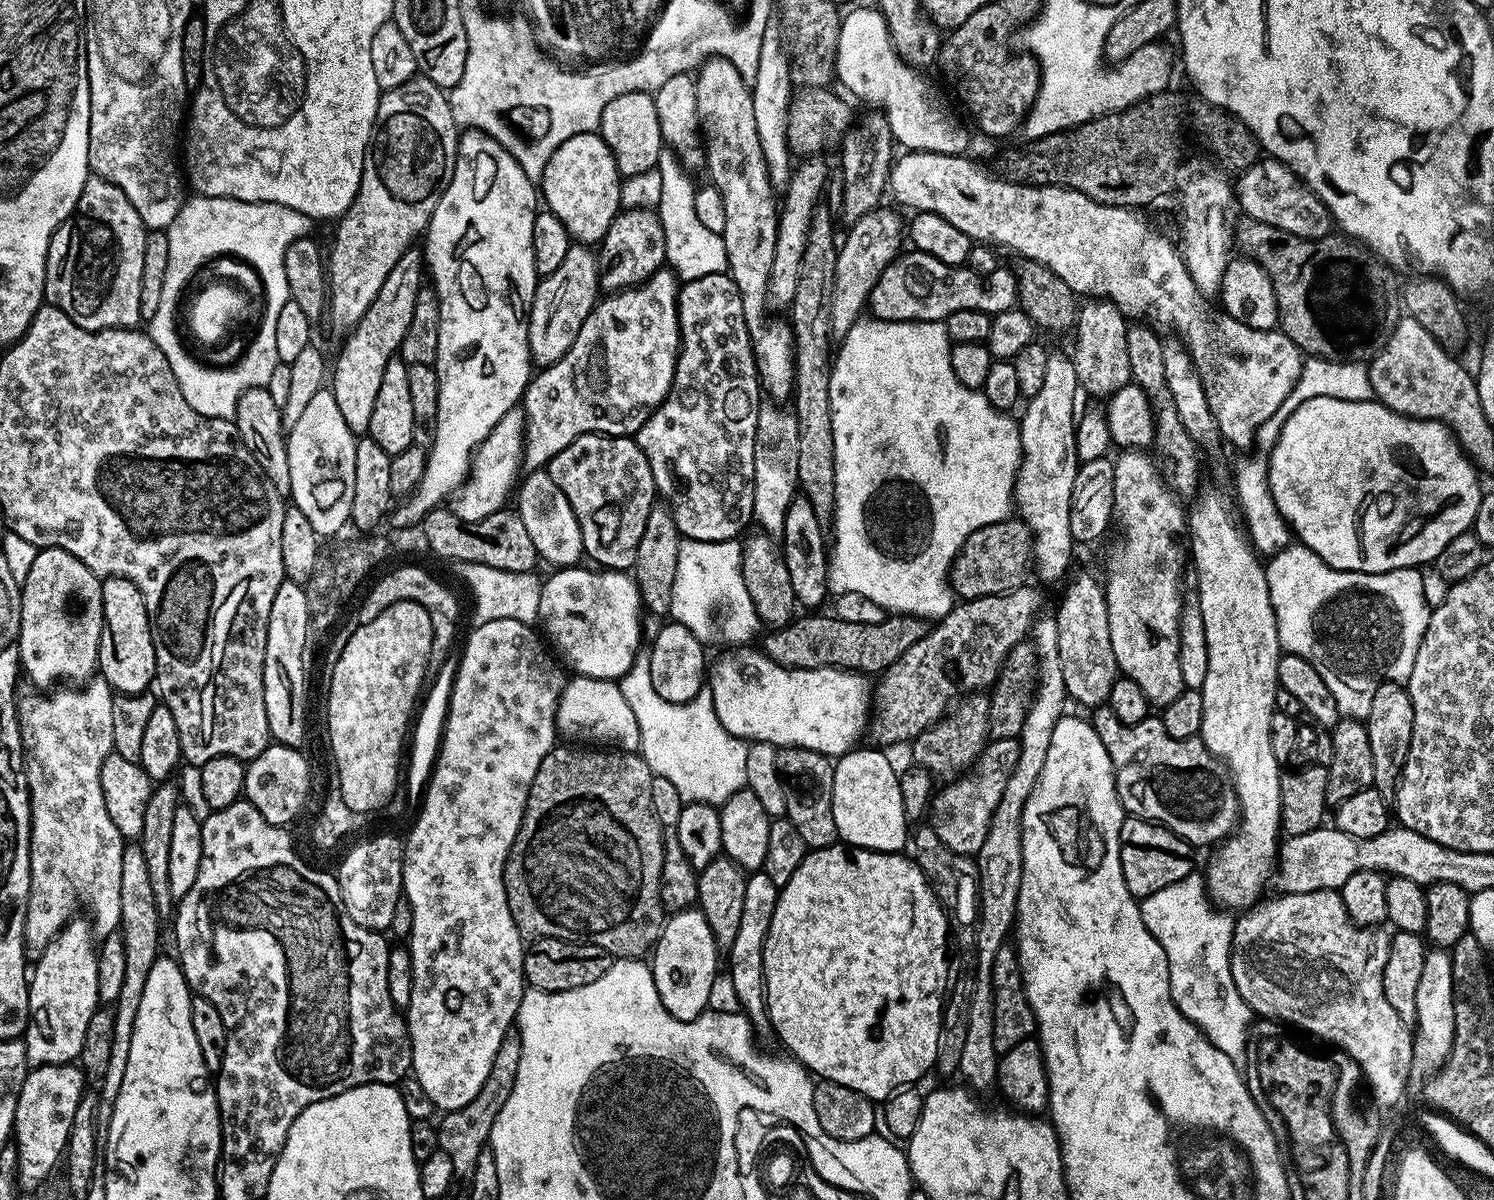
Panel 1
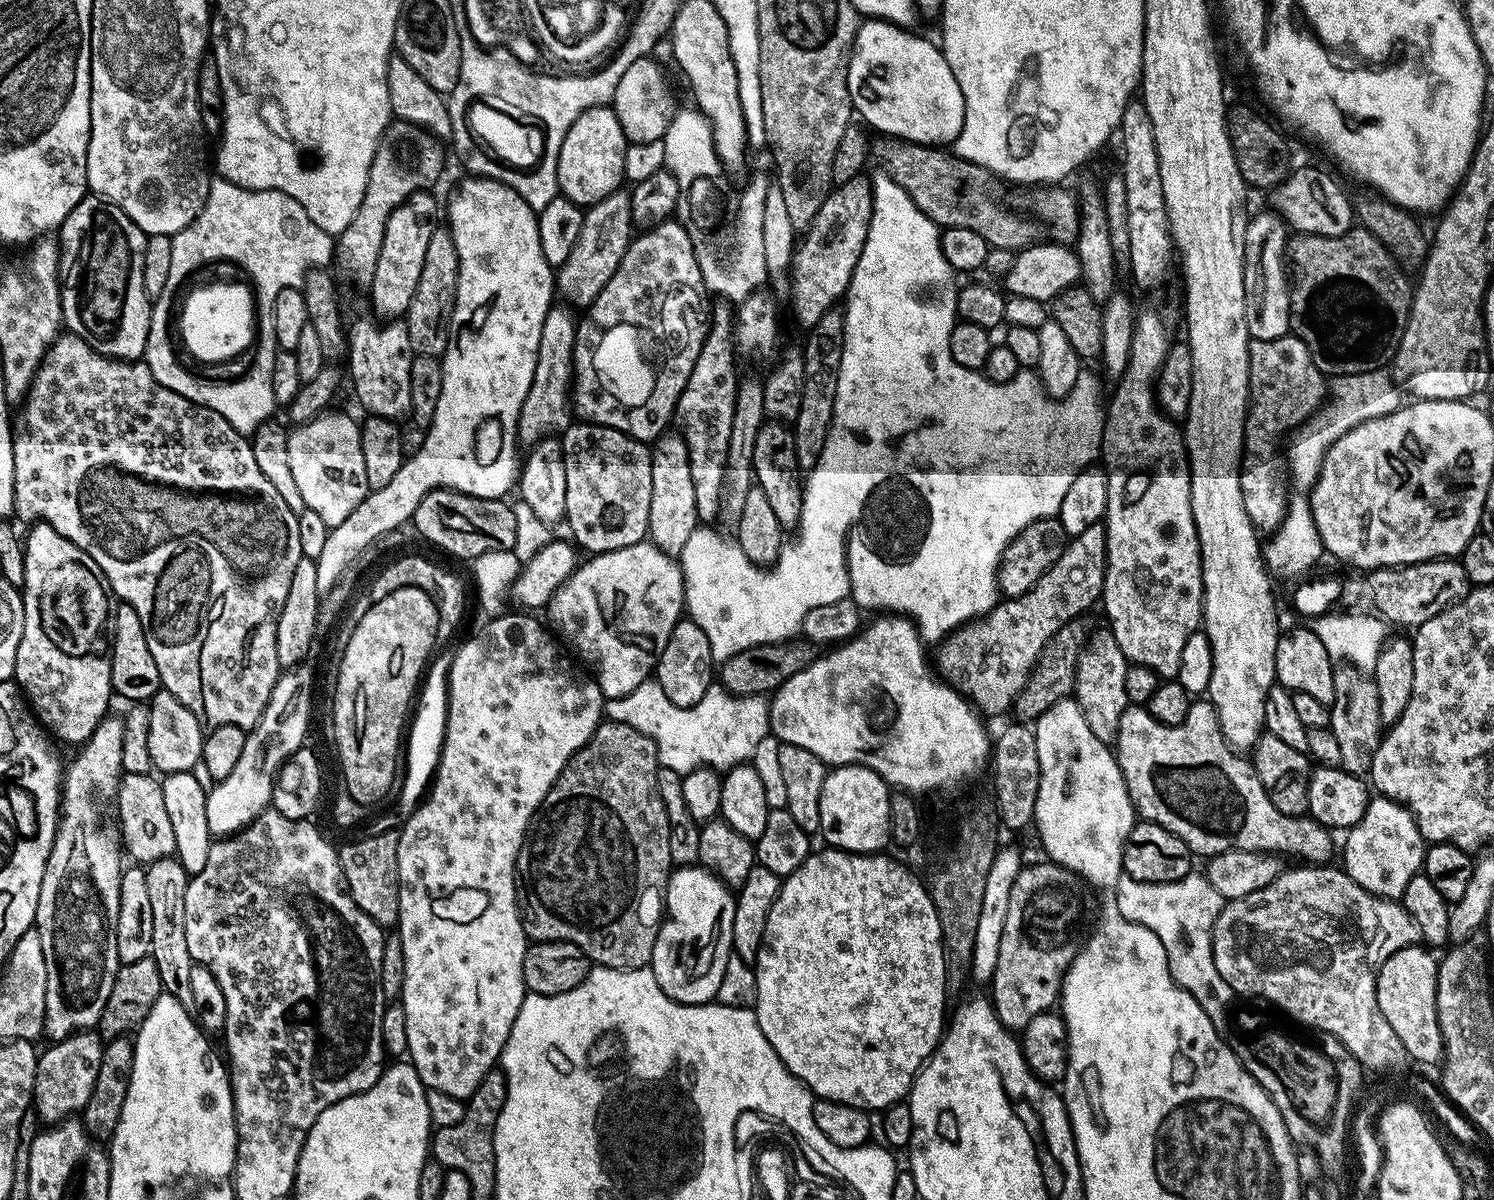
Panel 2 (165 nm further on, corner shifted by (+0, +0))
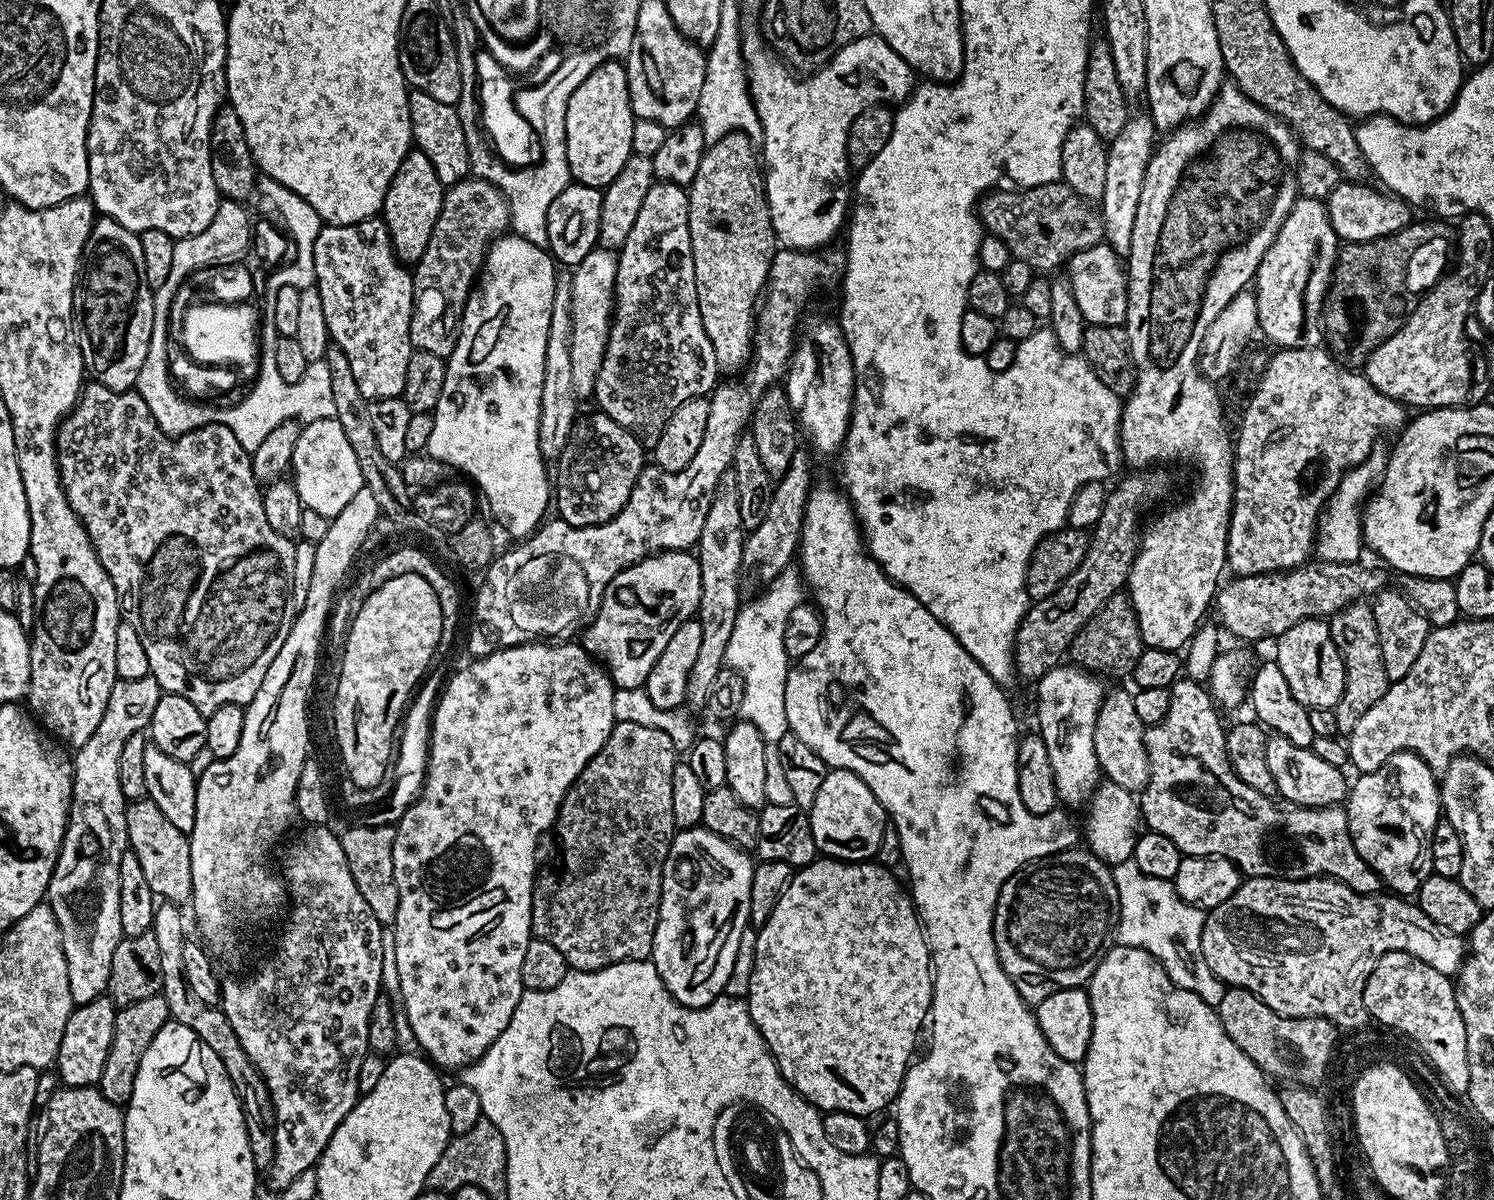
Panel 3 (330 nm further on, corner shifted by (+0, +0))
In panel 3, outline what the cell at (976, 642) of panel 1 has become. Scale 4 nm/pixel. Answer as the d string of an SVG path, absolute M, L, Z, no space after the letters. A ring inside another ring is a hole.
M1156 466L1151 470L1133 471L1128 474L1132 476L1126 477L1116 489L1111 489L1108 492L1106 506L1102 506L1102 518L1098 518L1096 527L1091 529L1086 558L1082 558L1078 570L1074 570L1074 574L1070 574L1070 578L1066 578L1064 583L1058 586L1058 590L1054 590L1054 594L1050 594L1044 600L1035 601L1024 613L1024 621L1020 623L1020 628L1016 632L1016 647L1014 649L1014 672L1019 679L1021 676L1024 680L1039 682L1051 668L1057 667L1063 661L1060 659L1063 656L1065 659L1066 653L1071 649L1072 640L1078 634L1078 630L1082 630L1084 623L1094 613L1099 612L1111 596L1117 595L1127 585L1128 575L1136 557L1138 537L1142 532L1140 515L1155 500L1162 499L1172 484L1171 478L1162 469L1163 467Z

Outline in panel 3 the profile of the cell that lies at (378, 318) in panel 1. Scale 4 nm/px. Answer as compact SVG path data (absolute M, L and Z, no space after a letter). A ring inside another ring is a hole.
M418 150L409 151L386 190L382 209L392 252L401 264L415 266L422 258L426 242L430 242L430 230L434 230L434 222L438 222L445 191L445 185L438 182L438 174L434 174L434 166L430 166L430 158Z

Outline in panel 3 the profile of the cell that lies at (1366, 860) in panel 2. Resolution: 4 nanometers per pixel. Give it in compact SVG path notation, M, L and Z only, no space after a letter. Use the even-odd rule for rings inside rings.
M1396 752L1378 770L1357 775L1355 778L1357 780L1354 780L1346 797L1346 811L1350 838L1358 854L1377 872L1385 889L1404 898L1415 897L1426 877L1433 875L1430 854L1432 828L1442 818L1437 773L1415 752Z

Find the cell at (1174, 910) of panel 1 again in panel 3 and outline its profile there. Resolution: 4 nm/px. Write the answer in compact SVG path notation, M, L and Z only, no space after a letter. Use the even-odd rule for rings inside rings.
M1132 859L1124 860L1115 865L1112 868L1112 877L1116 883L1118 898L1120 899L1120 919L1114 933L1115 939L1131 948L1146 950L1154 959L1160 961L1161 966L1166 970L1166 974L1177 988L1190 990L1194 994L1198 994L1198 998L1202 998L1202 1002L1218 1006L1222 1002L1222 994L1226 985L1224 981L1212 973L1206 958L1202 954L1205 909L1195 908L1192 904L1187 904L1182 900L1176 892L1176 885L1173 881L1144 876L1142 870L1138 870L1138 866Z

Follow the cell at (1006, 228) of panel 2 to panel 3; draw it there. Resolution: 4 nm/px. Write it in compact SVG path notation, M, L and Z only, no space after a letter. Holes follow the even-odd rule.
M1063 182L1043 184L1037 188L1020 188L1016 192L1000 192L992 190L979 201L978 219L991 235L1002 238L1006 242L1011 259L1026 262L1037 273L1048 274L1051 268L1056 268L1067 262L1074 254L1104 240L1104 222L1095 207L1083 199L1070 186Z

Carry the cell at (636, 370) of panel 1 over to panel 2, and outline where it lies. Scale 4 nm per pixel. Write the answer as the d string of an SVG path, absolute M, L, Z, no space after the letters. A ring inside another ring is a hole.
M679 219L663 220L658 226L641 231L629 244L618 270L614 270L614 278L606 282L602 294L593 304L587 305L588 312L579 321L576 329L576 345L572 351L572 371L574 373L574 408L581 412L585 421L601 424L619 432L625 432L636 440L655 442L665 435L667 424L673 423L676 414L676 403L694 370L694 362L698 362L698 354L702 350L704 340L708 337L710 323L710 293L703 284L702 274L699 273L698 261L695 257L695 246L692 244L692 233L679 224Z

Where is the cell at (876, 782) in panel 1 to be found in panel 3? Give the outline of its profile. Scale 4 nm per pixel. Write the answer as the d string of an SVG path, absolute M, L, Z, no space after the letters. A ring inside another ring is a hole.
M845 768L829 771L822 790L818 790L818 798L814 798L810 815L814 842L825 857L849 862L868 862L875 857L886 827L886 813L860 776Z

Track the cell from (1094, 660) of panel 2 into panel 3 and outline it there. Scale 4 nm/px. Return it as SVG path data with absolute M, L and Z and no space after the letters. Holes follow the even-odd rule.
M1124 688L1105 691L1104 700L1096 714L1094 726L1094 754L1100 763L1100 771L1111 783L1136 794L1148 785L1150 766L1144 745L1146 725L1134 711L1134 695Z

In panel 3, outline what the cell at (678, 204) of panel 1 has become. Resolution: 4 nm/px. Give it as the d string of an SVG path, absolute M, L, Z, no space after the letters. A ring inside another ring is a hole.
M716 36L712 47L707 49L704 61L704 81L702 94L698 98L696 116L700 129L704 131L705 141L720 140L731 132L744 132L748 139L756 142L761 139L760 119L756 108L752 105L752 98L748 95L748 78L743 67L743 53L728 52L724 45L725 37Z

